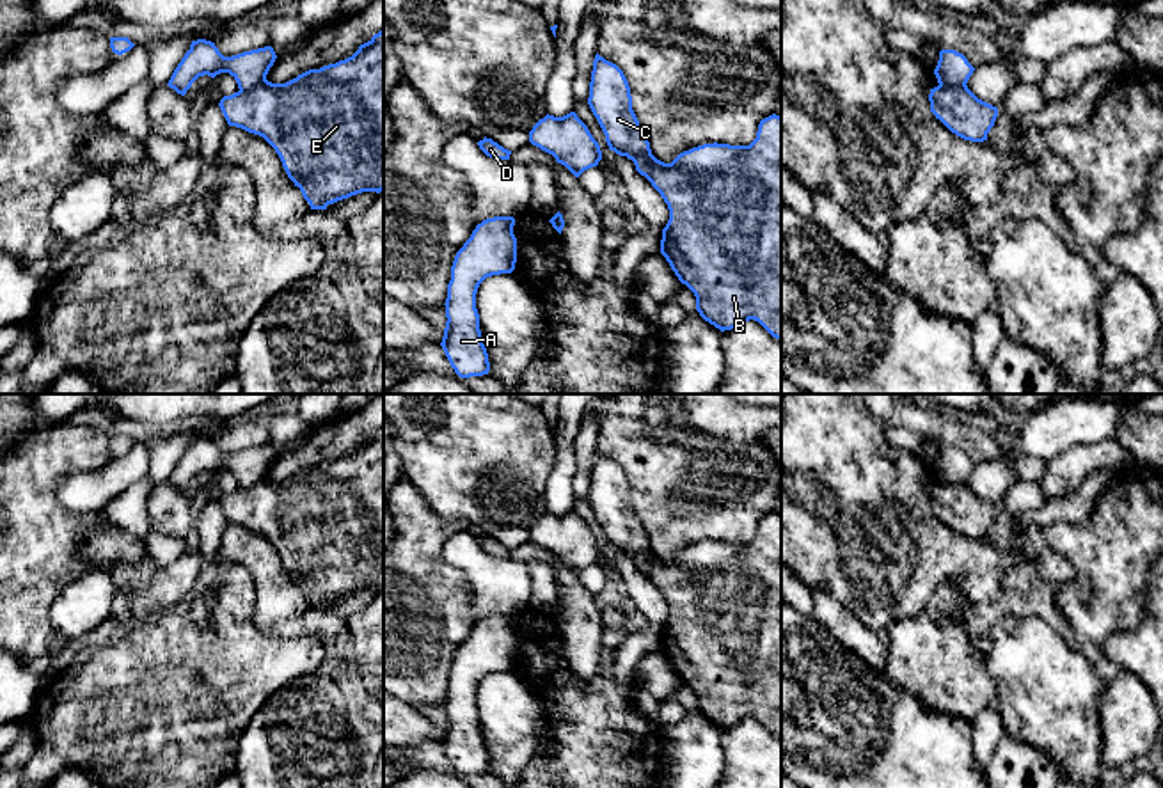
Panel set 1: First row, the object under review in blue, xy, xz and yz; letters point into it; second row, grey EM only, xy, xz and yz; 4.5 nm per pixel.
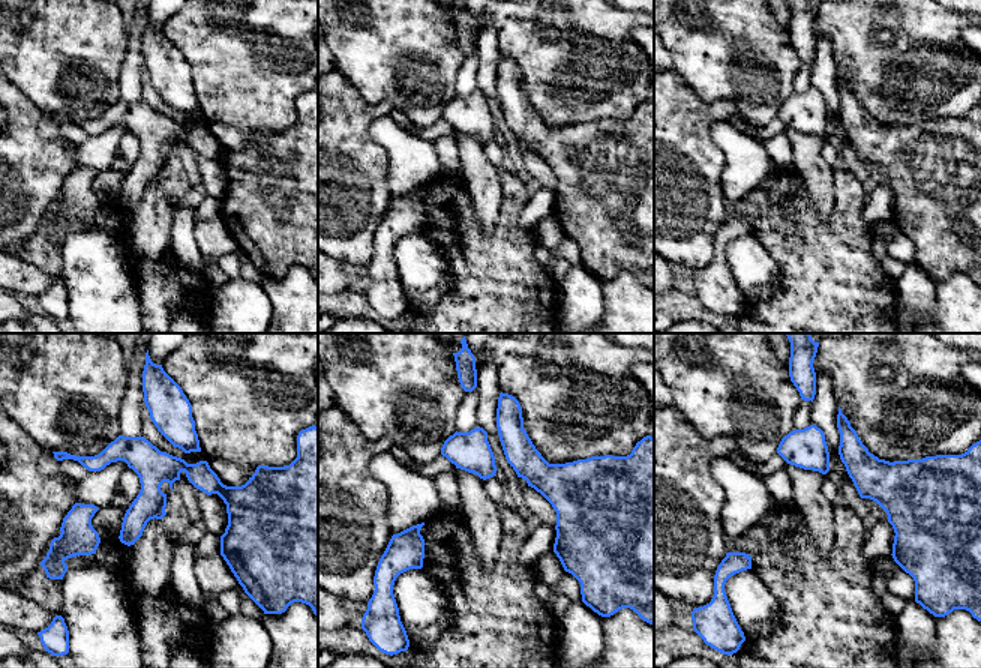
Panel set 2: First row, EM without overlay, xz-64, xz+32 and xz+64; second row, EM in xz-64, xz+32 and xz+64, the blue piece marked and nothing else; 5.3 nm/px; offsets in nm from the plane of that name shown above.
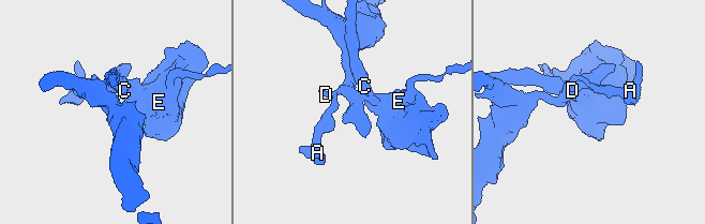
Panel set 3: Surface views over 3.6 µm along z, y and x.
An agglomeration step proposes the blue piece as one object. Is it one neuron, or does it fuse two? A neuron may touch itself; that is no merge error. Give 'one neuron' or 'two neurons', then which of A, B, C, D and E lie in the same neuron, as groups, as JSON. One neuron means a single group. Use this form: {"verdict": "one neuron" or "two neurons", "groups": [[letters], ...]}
{"verdict": "two neurons", "groups": [["A", "D"], ["B", "C", "E"]]}

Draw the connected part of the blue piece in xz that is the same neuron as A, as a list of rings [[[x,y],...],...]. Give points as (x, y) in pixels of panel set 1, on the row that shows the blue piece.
[[[513,217],[483,220],[455,256],[444,303],[447,321],[440,346],[460,378],[483,376],[490,371],[479,330],[476,293],[487,277],[515,270],[513,225]]]

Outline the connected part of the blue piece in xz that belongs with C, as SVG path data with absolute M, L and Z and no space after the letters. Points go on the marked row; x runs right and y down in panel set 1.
M598 53L588 105L611 151L634 163L637 158L648 162L645 177L669 209L661 254L694 293L700 316L721 332L755 319L781 341L781 117L762 119L749 146L703 144L664 163L652 154L623 71Z

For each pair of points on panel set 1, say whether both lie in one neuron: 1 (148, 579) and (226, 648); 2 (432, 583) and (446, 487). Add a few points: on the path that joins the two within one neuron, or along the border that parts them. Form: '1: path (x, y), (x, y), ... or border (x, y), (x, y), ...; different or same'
1: border (180, 607), (171, 611); different
2: border (412, 485), (446, 520), (464, 520), (469, 526); different

